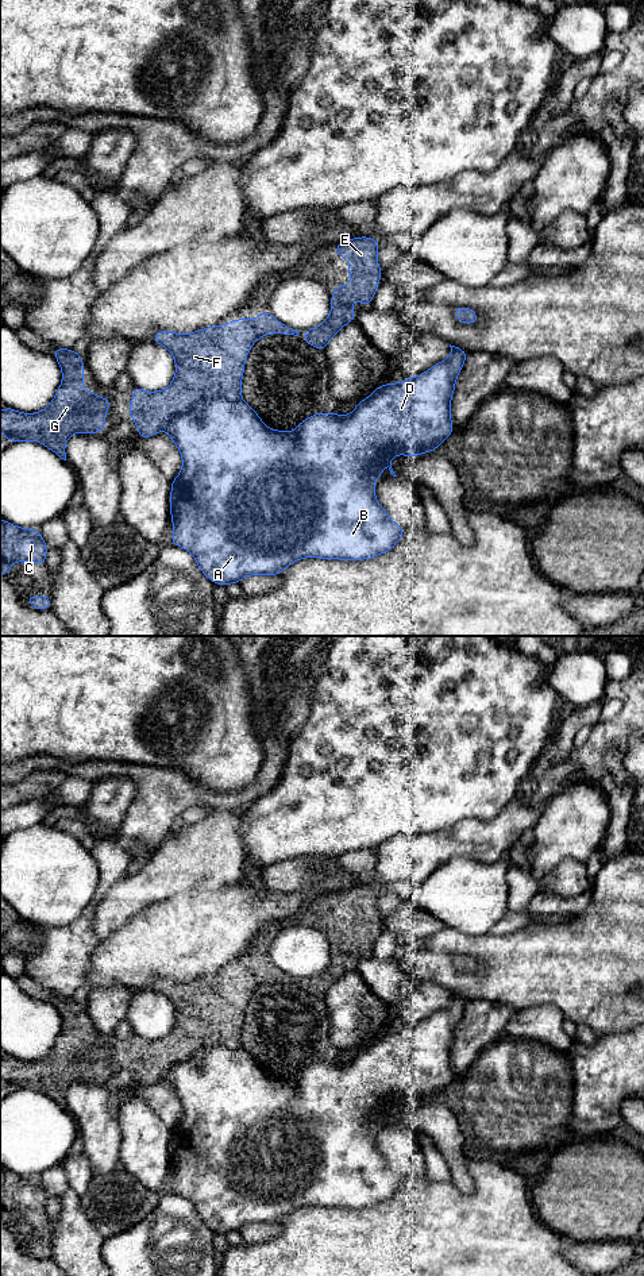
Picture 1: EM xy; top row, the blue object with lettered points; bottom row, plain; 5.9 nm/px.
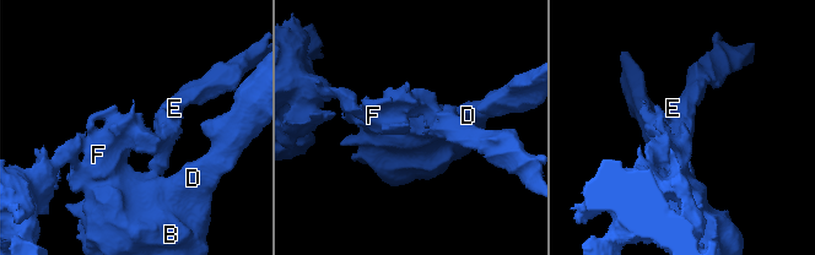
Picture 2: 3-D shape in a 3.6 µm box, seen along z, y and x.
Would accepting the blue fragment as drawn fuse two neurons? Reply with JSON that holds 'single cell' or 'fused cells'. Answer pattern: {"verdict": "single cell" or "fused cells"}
{"verdict": "fused cells"}

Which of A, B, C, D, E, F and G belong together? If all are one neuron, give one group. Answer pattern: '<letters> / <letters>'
A B D / C E F G

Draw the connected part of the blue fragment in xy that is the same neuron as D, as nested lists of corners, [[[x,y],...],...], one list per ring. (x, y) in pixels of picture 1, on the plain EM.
[[[451,992],[450,995],[451,1002],[446,1009],[433,1013],[421,1024],[408,1026],[398,1032],[382,1032],[367,1046],[359,1049],[350,1063],[340,1064],[336,1060],[317,1060],[302,1068],[294,1079],[284,1080],[270,1078],[263,1072],[259,1063],[243,1048],[207,1048],[185,1061],[176,1063],[163,1075],[182,1105],[182,1117],[180,1122],[171,1127],[169,1146],[170,1165],[173,1168],[173,1194],[189,1199],[194,1204],[201,1221],[213,1231],[224,1235],[230,1231],[240,1231],[240,1229],[248,1223],[279,1223],[293,1210],[305,1206],[365,1208],[389,1200],[404,1184],[405,1179],[389,1165],[382,1153],[375,1148],[375,1129],[383,1122],[382,1117],[385,1113],[389,1115],[390,1122],[397,1125],[390,1111],[396,1103],[401,1102],[408,1106],[414,1106],[428,1099],[436,1099],[437,1095],[455,1080],[451,1069],[451,1045],[455,1040],[456,1026],[468,1002],[459,995]]]

